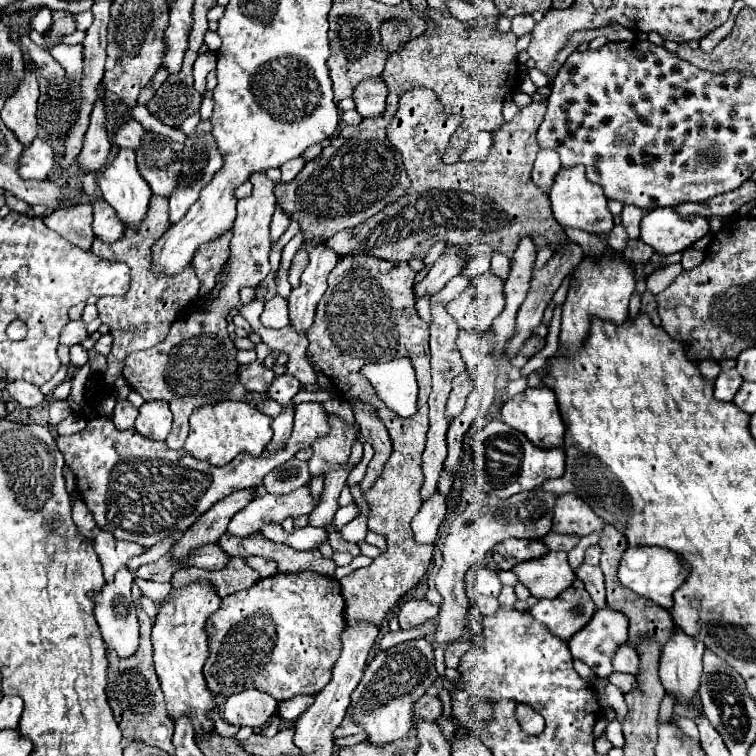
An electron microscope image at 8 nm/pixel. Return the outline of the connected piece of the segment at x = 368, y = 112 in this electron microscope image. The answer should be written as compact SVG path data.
M376 77L372 81L362 81L352 93L352 97L356 101L356 111L364 119L384 115L386 95L388 95L388 91L386 91L386 85L380 77Z

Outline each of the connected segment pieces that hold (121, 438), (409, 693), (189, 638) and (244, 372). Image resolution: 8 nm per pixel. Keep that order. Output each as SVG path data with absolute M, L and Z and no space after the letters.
M318 401L300 403L296 407L294 429L292 429L292 435L286 441L284 451L280 451L272 457L266 457L266 459L250 457L250 455L238 455L232 463L228 463L224 467L212 467L204 461L192 459L192 455L188 455L188 451L170 449L164 441L144 439L134 429L116 431L116 427L110 423L110 419L104 419L104 417L88 421L84 431L72 433L68 437L66 435L58 437L56 443L58 443L58 449L64 453L66 465L72 467L72 471L76 473L78 493L80 493L82 501L88 505L88 509L90 509L90 513L96 521L96 527L110 531L116 539L126 539L126 541L134 541L134 543L144 545L144 547L152 547L160 539L170 535L170 531L174 531L174 529L186 531L204 511L208 511L216 501L228 497L232 491L248 489L252 485L260 485L262 477L268 471L272 471L274 467L292 459L294 453L300 449L300 445L312 445L316 439L328 435L328 431L330 431L328 413L326 413L324 405L318 403Z
M426 639L404 641L388 651L378 651L374 659L366 665L362 681L352 693L352 719L366 733L364 743L368 745L388 745L400 739L406 739L412 729L414 703L426 693L426 689L438 677L434 669L432 645Z
M204 581L186 585L184 589L172 589L170 599L158 607L152 627L154 665L164 691L166 711L174 721L180 715L188 715L196 729L196 739L206 739L208 731L214 733L214 721L208 717L208 713L216 707L216 699L212 691L208 691L202 675L202 667L208 657L208 635L204 627L208 615L220 607L220 597L212 589L214 587Z
M254 361L254 363L246 365L246 367L240 367L240 381L244 383L244 387L248 391L264 393L264 391L268 391L272 379L274 379L274 371L268 369L260 361Z

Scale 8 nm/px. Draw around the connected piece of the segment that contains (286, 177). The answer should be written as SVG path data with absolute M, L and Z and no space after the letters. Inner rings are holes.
M296 157L296 159L290 159L286 161L284 165L280 166L282 182L289 182L290 179L294 179L294 175L304 167L304 157Z

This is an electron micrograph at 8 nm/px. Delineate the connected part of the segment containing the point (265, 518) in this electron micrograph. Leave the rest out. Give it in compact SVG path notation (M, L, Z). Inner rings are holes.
M300 487L288 495L264 495L252 499L244 511L238 511L230 523L228 533L236 537L246 537L252 533L260 533L268 523L282 523L286 517L308 515L318 501L312 499L308 487Z

